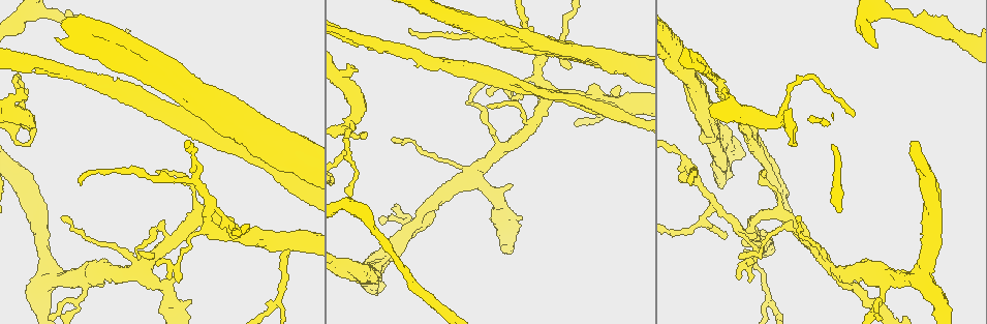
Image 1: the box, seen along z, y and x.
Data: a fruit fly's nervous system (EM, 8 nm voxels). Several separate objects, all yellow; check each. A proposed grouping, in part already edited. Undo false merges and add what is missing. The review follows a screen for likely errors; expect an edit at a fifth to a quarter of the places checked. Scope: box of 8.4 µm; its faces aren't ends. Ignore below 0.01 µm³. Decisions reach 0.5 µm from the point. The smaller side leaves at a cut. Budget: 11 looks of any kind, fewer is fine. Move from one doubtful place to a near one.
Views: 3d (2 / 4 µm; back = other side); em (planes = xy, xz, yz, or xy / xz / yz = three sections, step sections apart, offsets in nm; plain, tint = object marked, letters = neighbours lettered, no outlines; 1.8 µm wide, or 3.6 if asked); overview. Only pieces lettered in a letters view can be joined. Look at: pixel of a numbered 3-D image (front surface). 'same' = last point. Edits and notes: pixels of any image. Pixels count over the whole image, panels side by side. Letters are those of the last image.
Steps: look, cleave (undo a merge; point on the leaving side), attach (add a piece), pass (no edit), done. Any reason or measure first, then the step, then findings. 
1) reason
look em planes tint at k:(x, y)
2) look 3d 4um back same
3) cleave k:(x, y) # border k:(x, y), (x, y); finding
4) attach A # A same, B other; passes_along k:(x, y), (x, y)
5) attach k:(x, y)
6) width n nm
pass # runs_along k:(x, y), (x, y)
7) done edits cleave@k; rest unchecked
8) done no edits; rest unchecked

arms part here
look 3d 4um at 1:(696, 181)

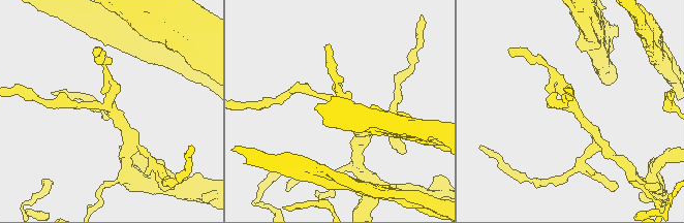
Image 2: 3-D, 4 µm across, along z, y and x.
arms 3
look em 3.6um planes letters at 2:(108, 106)

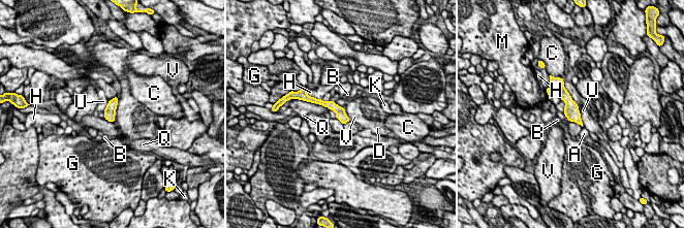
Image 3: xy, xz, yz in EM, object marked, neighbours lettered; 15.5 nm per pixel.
pass # A other, B other, C other, D other, G other, H other, K other, M other, Q other, U other, V other; border 3:(119, 99), (116, 105), (114, 122); all the same cell

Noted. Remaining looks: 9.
branch point
look 3d 4um back at 1:(232, 119)

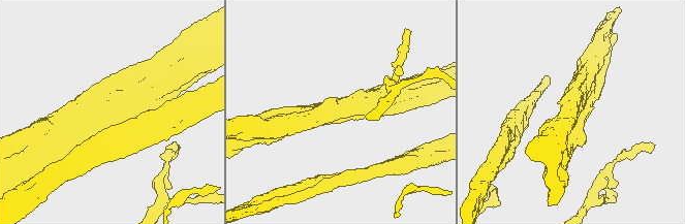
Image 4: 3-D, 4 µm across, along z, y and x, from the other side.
now the EM
look em planes tint at 4:(340, 110)

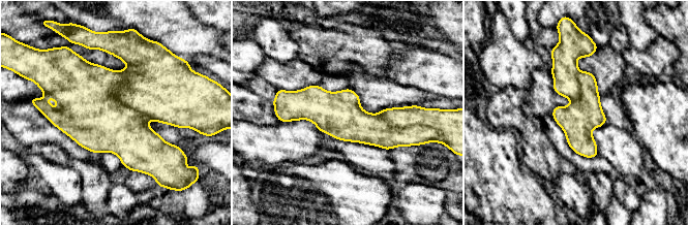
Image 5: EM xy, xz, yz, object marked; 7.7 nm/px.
look em planes letters same

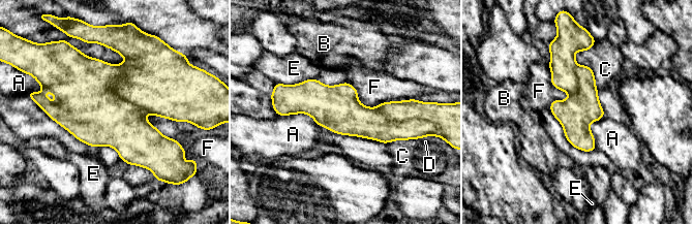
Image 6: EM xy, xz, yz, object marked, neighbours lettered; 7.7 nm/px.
width 280 nm
cleave 6:(149, 86) # A other, B other, C other, D other, E other, F other; border 6:(116, 65), (112, 88), (151, 114); a second cell is stuck on

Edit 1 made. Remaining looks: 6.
look overview

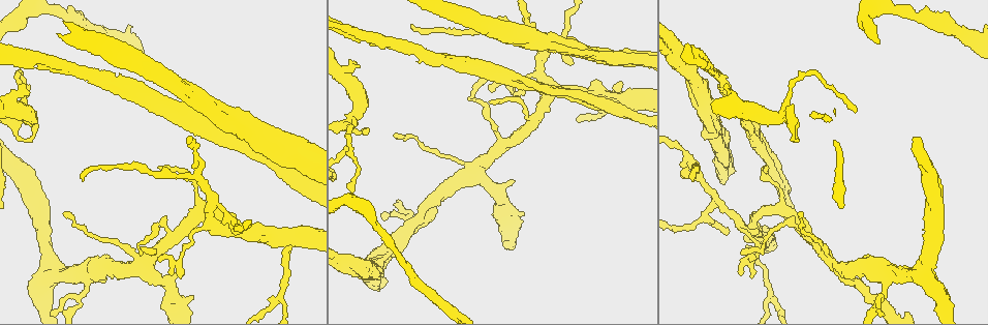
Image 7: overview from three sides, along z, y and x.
branch stops here
look em 3.6um planes letters at 7:(83, 181)

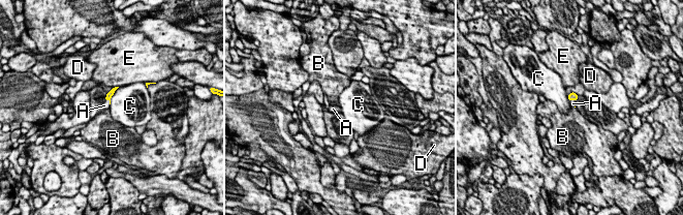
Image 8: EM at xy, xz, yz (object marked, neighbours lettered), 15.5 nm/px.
attach A # A same, B other, C other, D other, E other; passes_along 8:(111, 93), (110, 101), (104, 105); the cell continues

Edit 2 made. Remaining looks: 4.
calibre changes
look 3d 2um back at 7:(473, 172)

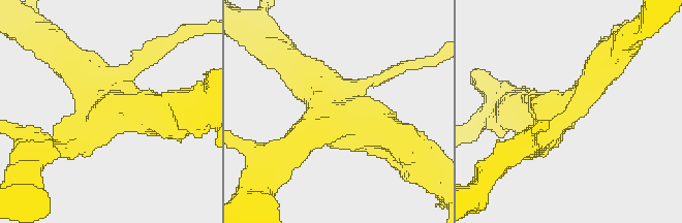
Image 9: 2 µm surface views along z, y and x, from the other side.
arms 4; need the tissue
look em xy step 8 tint at 9:(111, 104)

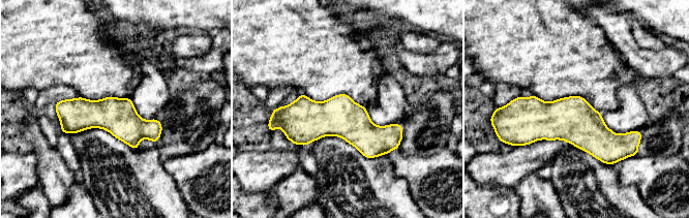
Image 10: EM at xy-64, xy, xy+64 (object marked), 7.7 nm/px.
look em planes letters same

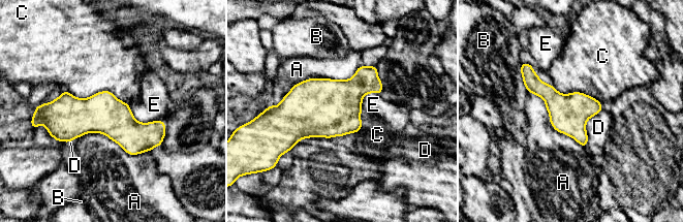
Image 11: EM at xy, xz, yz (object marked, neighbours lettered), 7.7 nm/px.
pass # A other, B other, C other, D other, E other; border 11:(66, 90), (128, 104); all the same cell

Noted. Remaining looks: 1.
done edits cleave@6, attach@8; rest unchecked

